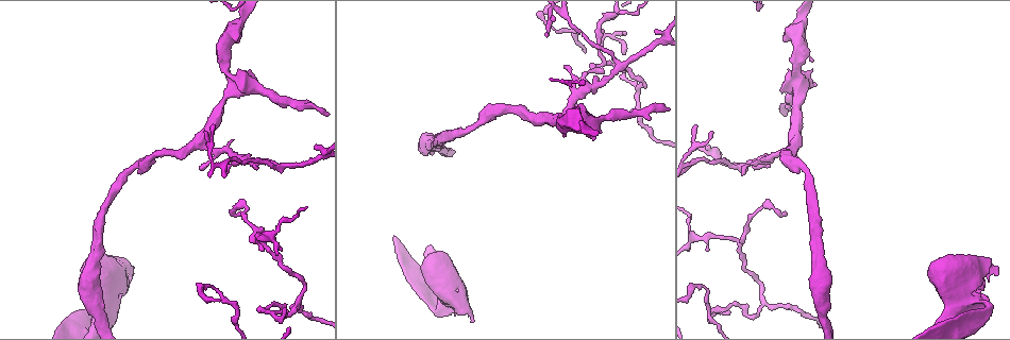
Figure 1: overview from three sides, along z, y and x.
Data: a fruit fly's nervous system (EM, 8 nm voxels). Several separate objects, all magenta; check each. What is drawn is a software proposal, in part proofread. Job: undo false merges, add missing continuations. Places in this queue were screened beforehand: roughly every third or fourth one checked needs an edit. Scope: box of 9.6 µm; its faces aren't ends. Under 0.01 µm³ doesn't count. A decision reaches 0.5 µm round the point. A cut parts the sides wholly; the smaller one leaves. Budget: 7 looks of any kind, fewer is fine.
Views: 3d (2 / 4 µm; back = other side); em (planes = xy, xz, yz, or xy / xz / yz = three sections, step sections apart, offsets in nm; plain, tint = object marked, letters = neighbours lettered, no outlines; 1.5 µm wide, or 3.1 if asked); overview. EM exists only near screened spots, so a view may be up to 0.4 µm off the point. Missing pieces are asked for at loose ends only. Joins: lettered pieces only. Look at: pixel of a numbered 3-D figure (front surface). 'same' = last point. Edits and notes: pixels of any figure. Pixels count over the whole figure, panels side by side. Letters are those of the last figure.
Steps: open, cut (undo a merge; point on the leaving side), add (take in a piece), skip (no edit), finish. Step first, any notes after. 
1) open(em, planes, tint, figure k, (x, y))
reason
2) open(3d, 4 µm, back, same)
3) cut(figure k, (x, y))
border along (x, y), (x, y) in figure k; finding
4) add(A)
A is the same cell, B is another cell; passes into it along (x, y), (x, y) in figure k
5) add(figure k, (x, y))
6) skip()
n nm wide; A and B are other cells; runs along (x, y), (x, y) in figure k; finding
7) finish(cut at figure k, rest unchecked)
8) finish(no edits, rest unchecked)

open(3d, 4 µm, figure 1, (617, 69))
two arms in line, one across

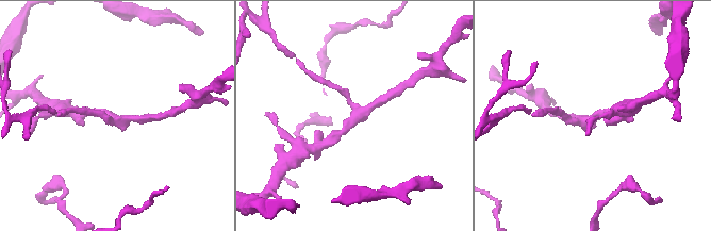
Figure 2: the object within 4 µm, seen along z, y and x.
open(em, xz, step 8, letters, figure 2, (121, 122))

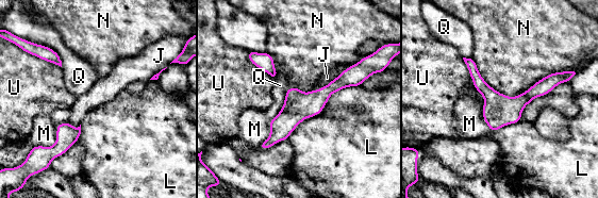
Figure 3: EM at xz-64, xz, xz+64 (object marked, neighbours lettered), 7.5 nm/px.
skip()
J, L, M, N, Q and U are other cells; runs along (353, 82), (306, 104), (263, 146) in figure 3; continuous, no second neuron

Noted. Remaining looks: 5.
open(em, planes, letters, figure 1, (707, 319))
an open end

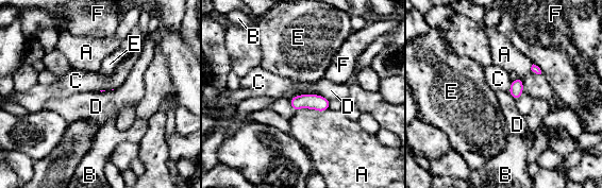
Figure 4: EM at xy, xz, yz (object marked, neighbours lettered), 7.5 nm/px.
skip()
A, B, C, D, E and F are other cells; border along (308, 92), (321, 95), (329, 100) in figure 4; none of them fits

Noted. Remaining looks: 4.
open(3d, 4 µm, figure 1, (739, 243))
three-way junction

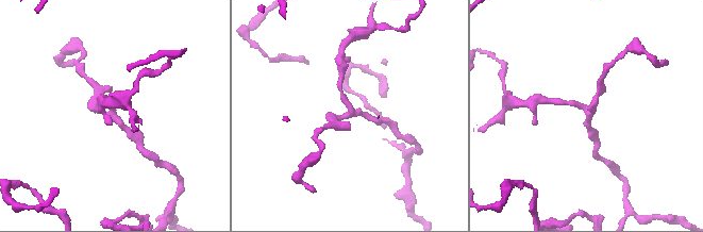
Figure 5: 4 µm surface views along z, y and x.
open(em, yz, step 8, tint, figure 5, (348, 112))
3 arms

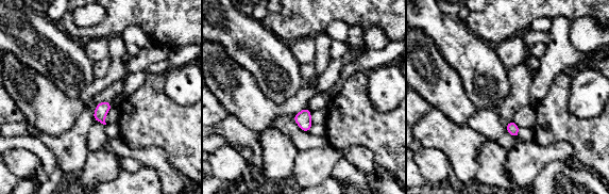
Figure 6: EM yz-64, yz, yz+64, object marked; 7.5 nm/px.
open(em, planes, letters, same)

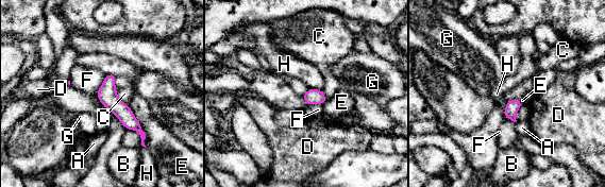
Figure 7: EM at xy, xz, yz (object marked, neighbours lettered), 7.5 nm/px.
skip()
A, B, C, D, E, F, G and H are other cells; runs along (107, 77), (108, 99), (138, 129) in figure 7; all the same neuron

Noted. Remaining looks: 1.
finish(no edits, rest unchecked)

